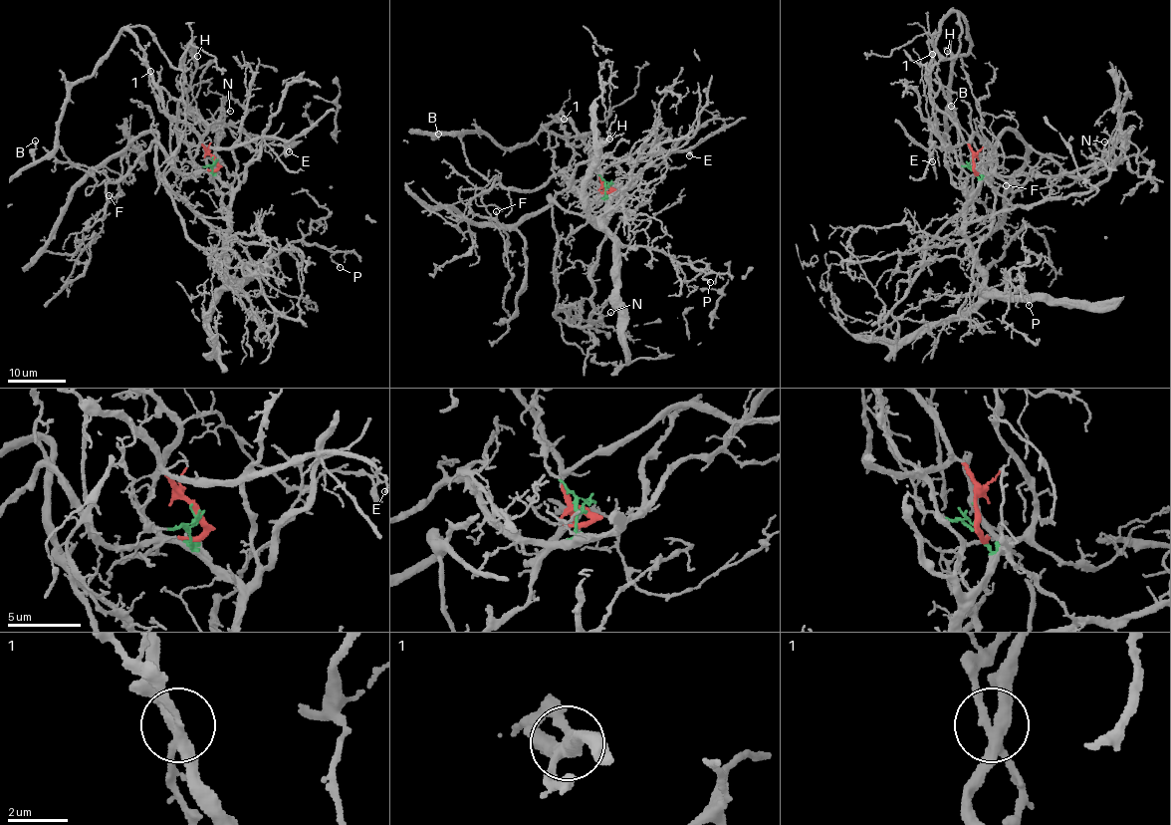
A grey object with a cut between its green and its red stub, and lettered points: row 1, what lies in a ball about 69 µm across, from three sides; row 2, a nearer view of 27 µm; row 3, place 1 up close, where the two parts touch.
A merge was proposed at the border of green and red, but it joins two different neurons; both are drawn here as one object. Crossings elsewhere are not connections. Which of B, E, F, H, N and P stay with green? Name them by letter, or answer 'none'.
F, N, P

